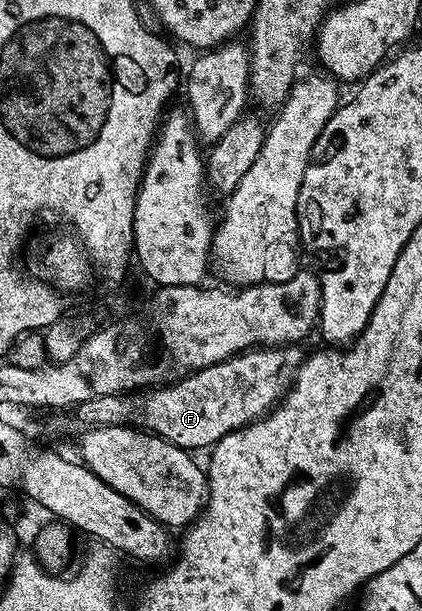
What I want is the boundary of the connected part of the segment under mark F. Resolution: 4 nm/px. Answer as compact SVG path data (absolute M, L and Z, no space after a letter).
M257 347L229 357L185 375L174 385L162 384L146 395L143 405L136 396L118 394L90 396L75 407L83 427L129 425L141 411L142 425L148 432L188 451L208 450L228 433L244 429L252 421L260 421L282 400L281 377L286 383L294 380L301 367L303 353L297 347Z

